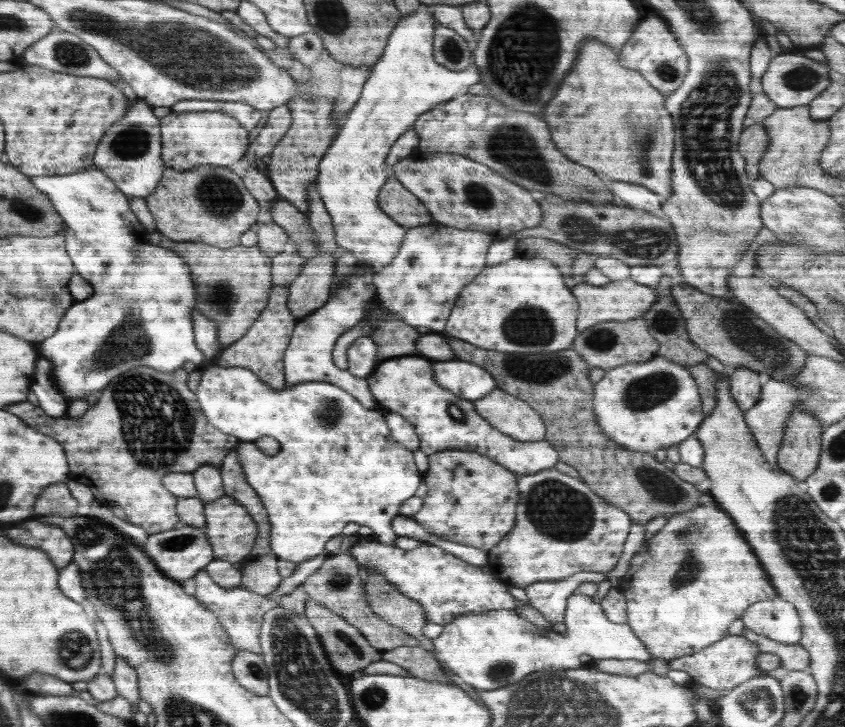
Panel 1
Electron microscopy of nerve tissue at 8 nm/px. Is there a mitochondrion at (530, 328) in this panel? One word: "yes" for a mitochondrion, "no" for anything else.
yes

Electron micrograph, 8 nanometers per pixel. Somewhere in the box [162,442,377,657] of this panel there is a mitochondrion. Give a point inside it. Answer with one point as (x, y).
(338, 580)

